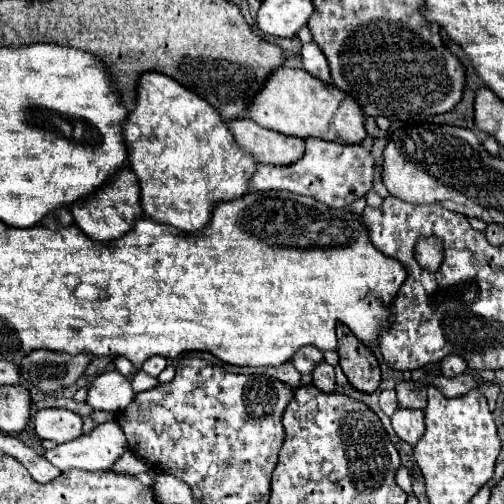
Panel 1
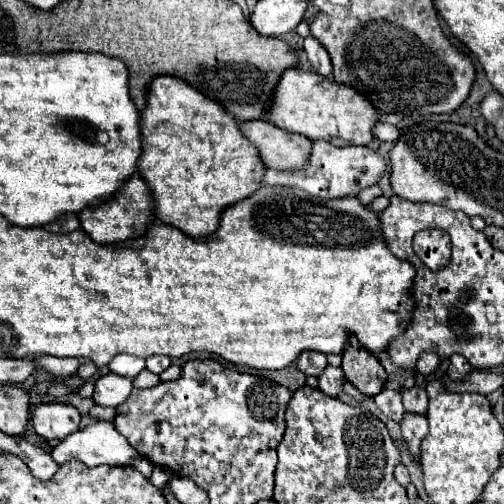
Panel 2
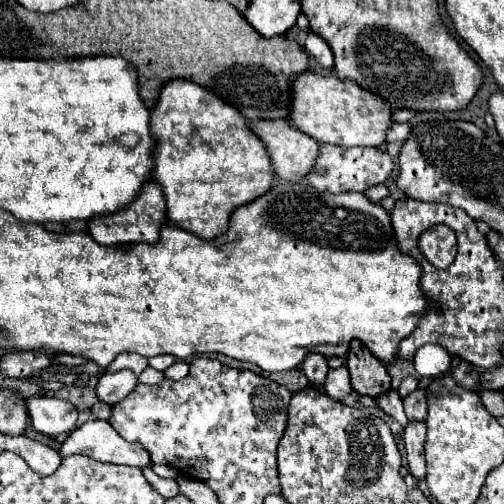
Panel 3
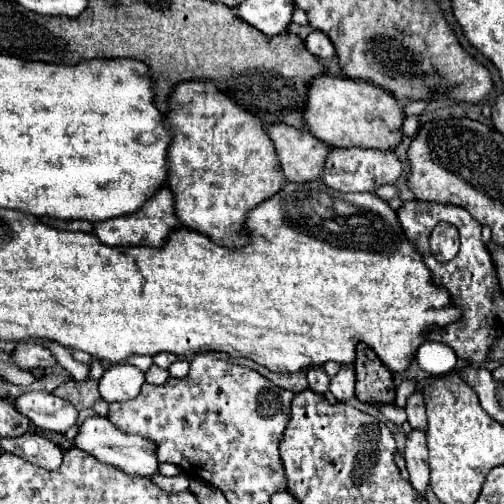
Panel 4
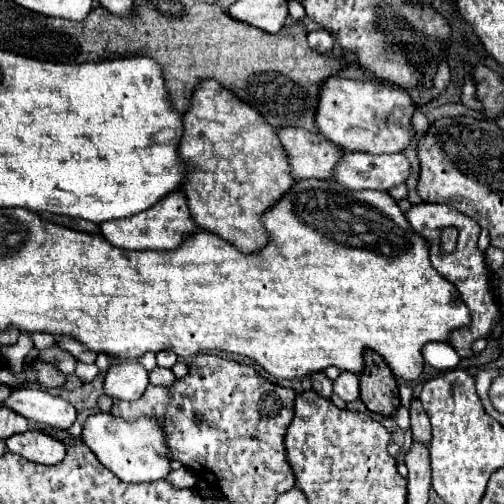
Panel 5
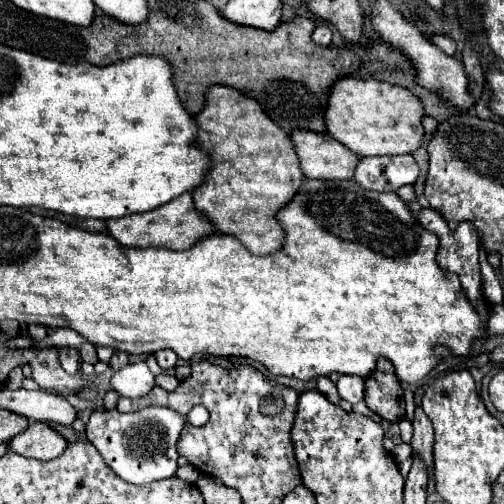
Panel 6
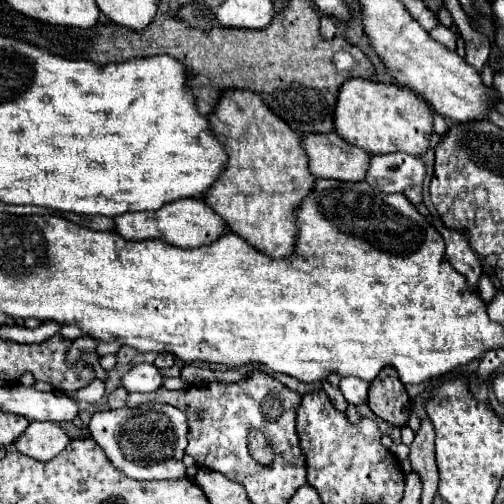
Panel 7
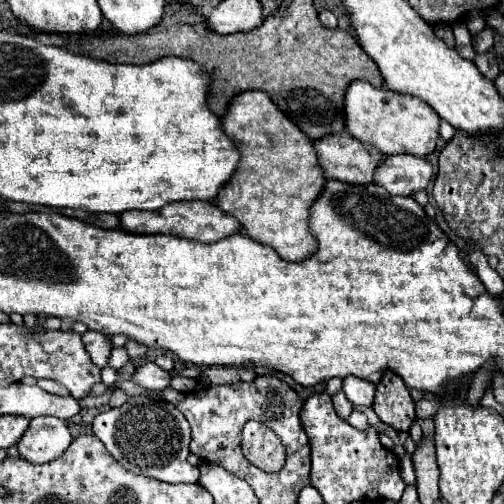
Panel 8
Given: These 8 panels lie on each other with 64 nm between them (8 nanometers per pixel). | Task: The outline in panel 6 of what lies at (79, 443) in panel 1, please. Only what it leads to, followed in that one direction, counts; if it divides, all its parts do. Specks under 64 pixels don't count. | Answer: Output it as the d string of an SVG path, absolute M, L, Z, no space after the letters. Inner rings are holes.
M144 408L132 414L104 410L90 414L86 438L122 480L130 484L150 484L174 476L178 468L176 442L182 426L184 416L176 416L176 412L168 408Z

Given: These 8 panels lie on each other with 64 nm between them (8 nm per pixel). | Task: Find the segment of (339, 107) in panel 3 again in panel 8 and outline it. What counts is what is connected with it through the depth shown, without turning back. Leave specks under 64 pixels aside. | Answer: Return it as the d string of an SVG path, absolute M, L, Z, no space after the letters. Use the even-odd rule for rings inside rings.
M356 80L348 86L344 96L344 124L352 138L374 146L380 152L424 158L436 148L440 116L420 98L396 94L388 88L374 88L364 80Z

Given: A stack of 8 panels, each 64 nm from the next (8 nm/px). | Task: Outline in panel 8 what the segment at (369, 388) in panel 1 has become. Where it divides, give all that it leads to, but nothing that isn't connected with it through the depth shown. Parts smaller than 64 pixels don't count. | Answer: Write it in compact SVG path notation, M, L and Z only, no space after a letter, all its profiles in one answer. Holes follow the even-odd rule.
M384 372L382 380L376 384L376 396L372 404L378 418L396 428L408 432L416 414L414 414L414 402L408 394L406 384L396 376L396 372Z

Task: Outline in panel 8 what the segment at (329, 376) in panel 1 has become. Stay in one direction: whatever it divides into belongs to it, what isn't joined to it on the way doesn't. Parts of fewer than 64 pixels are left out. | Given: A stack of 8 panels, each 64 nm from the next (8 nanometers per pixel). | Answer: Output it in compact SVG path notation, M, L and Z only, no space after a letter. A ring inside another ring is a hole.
M346 376L342 380L342 390L354 406L370 406L374 400L374 384L356 376Z

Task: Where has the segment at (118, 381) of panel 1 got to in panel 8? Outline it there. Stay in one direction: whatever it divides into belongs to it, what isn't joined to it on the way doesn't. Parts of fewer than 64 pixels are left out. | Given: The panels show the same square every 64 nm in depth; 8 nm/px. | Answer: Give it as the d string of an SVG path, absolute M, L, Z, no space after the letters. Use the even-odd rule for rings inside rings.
M154 362L136 368L132 374L132 380L146 390L164 390L170 384L170 378L170 372L158 368Z

